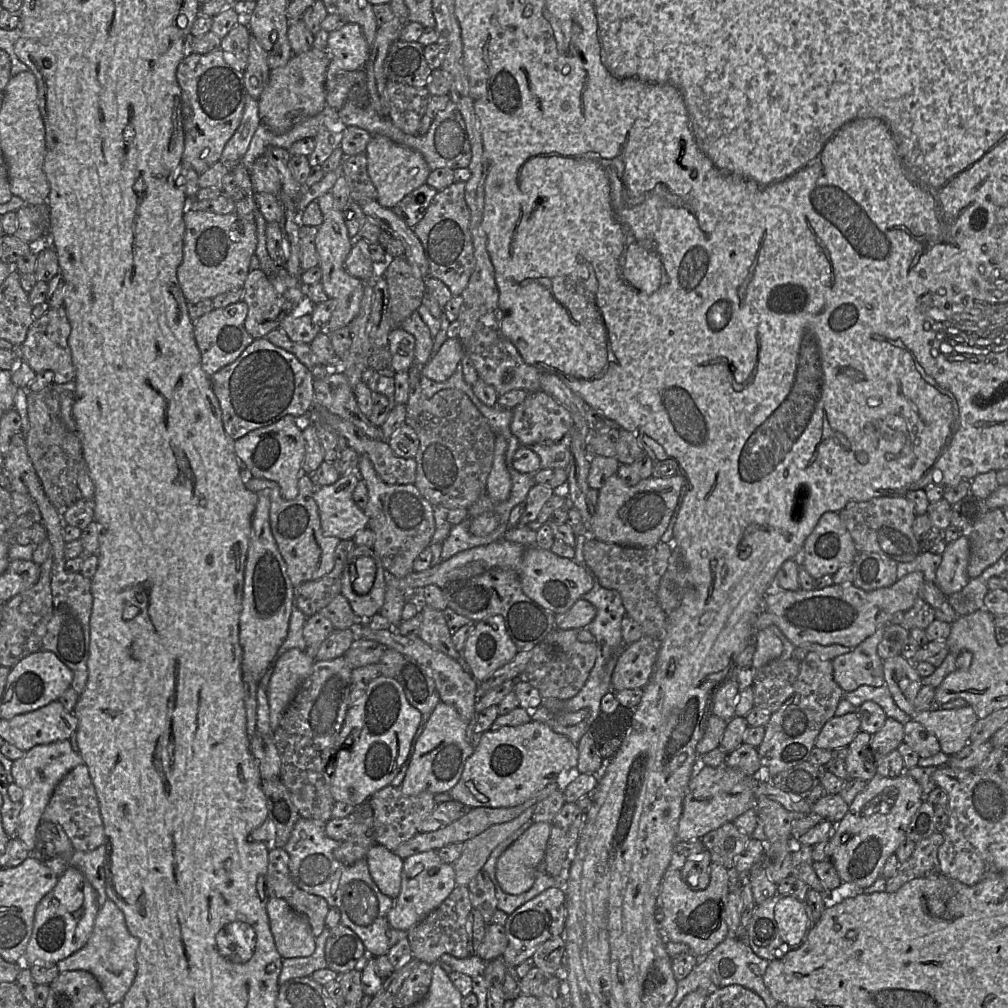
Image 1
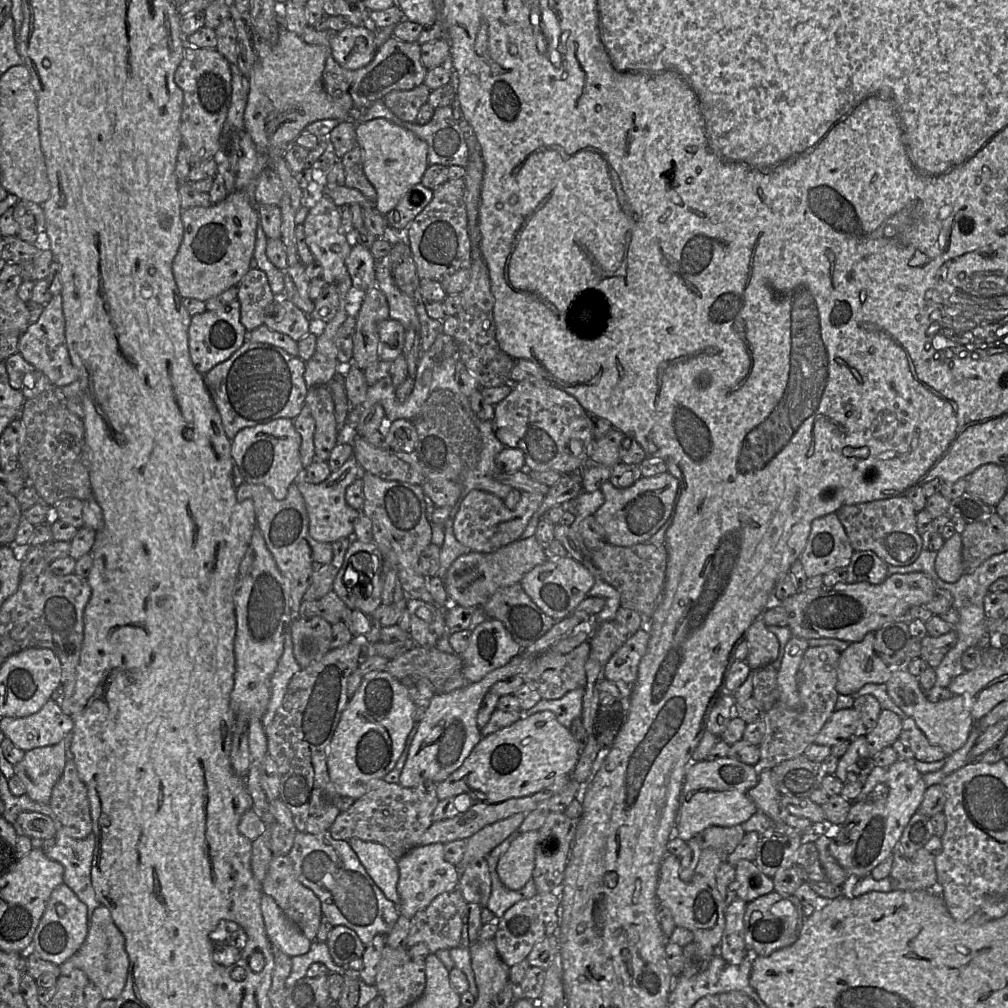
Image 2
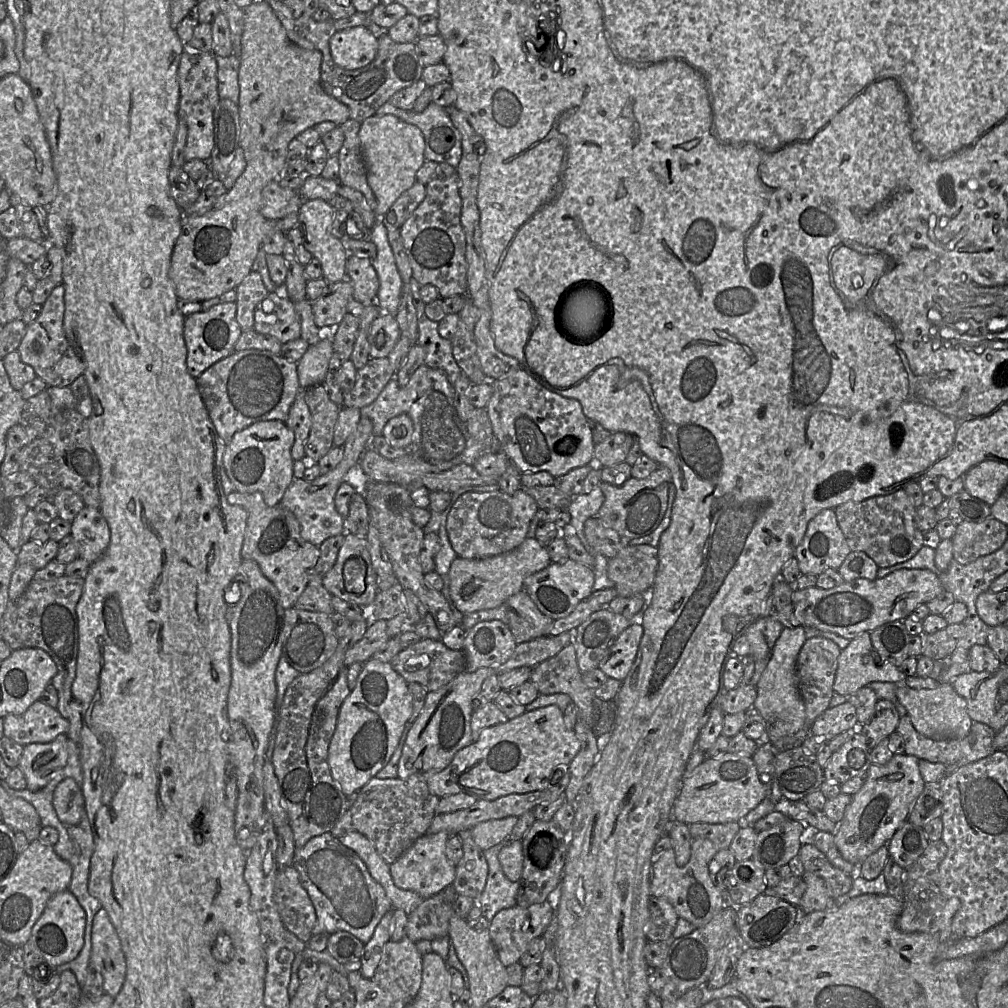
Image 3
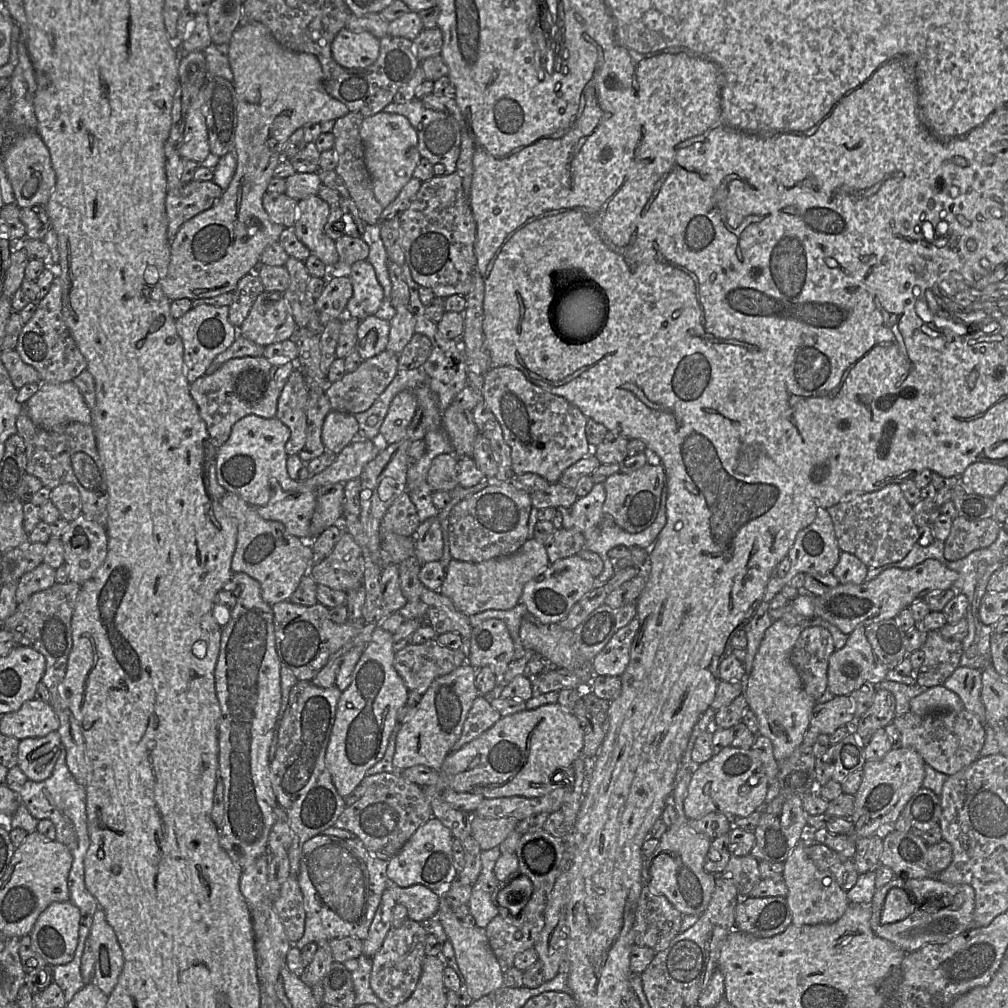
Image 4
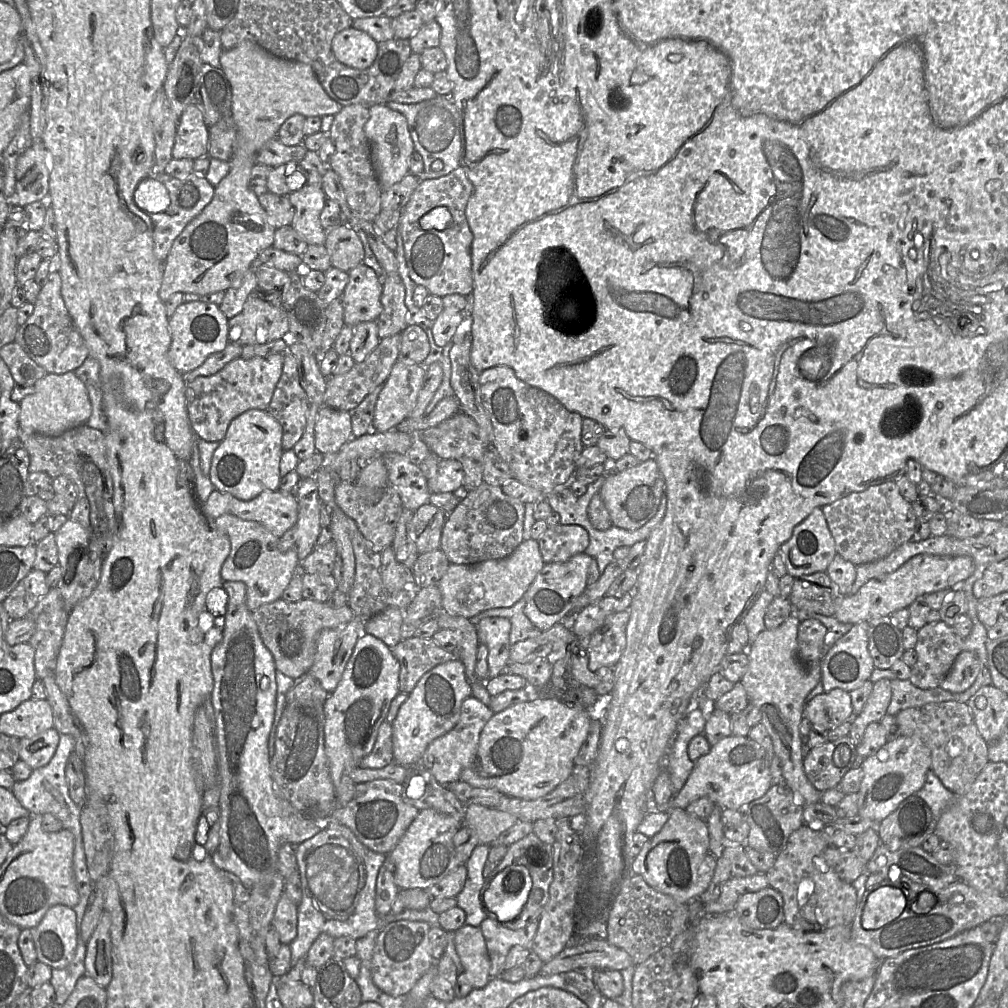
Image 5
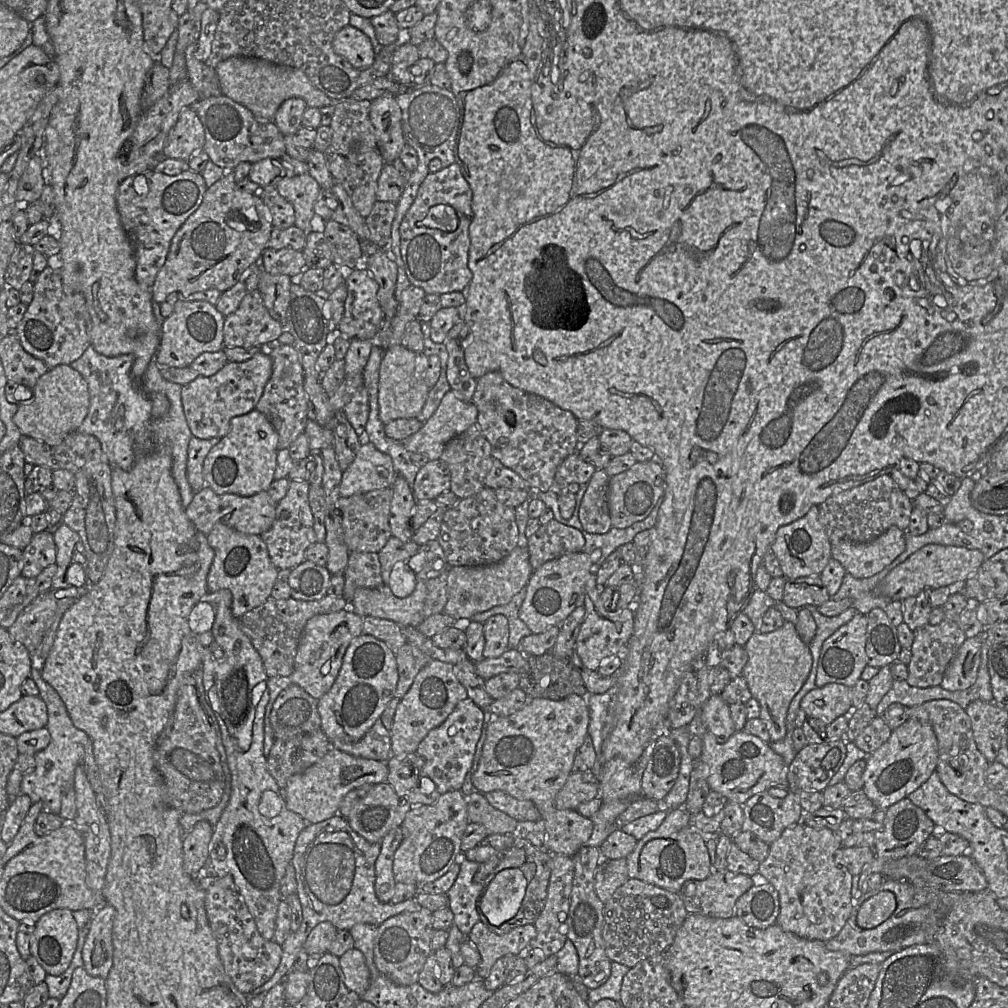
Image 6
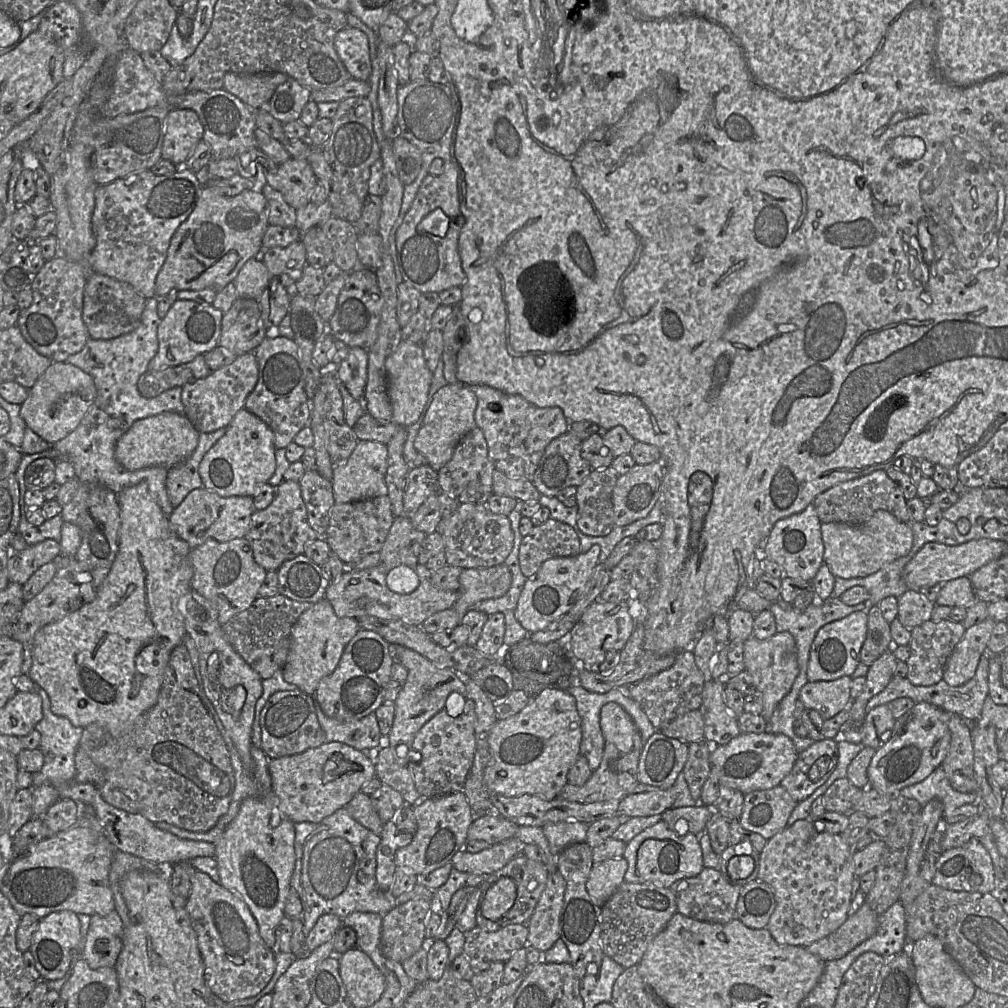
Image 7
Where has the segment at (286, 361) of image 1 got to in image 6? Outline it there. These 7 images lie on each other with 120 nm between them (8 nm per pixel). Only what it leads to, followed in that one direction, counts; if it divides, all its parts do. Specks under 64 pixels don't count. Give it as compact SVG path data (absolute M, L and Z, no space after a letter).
M269 349L243 362L227 362L212 376L199 376L182 387L182 404L193 436L200 439L224 437L231 420L255 409L272 374Z

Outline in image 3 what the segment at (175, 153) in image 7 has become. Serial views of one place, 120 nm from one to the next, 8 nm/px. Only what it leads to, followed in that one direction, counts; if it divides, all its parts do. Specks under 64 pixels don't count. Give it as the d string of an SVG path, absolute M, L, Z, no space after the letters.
M186 50L178 67L180 102L178 116L186 122L187 142L185 159L209 162L214 147L213 112L220 100L217 80L217 61L213 52Z

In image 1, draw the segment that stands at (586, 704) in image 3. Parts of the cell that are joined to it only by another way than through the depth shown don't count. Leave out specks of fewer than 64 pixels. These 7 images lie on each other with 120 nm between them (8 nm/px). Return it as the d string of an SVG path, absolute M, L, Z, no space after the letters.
M554 629L533 648L533 656L518 680L536 688L541 697L568 700L579 693L586 683L597 655L595 642L580 642L574 629Z

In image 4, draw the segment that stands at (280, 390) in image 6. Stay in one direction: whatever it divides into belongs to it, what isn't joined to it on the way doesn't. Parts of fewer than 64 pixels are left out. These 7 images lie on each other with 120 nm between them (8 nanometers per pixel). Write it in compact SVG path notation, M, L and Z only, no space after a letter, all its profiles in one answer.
M294 369L278 399L276 418L290 429L287 455L298 454L307 436L308 389L300 370Z

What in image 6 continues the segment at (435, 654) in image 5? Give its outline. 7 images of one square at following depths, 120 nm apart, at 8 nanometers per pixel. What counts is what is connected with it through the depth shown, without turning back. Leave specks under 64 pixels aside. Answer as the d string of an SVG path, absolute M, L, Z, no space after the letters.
M409 643L400 648L396 654L398 682L394 692L395 698L401 699L407 693L416 675L431 660L431 657Z

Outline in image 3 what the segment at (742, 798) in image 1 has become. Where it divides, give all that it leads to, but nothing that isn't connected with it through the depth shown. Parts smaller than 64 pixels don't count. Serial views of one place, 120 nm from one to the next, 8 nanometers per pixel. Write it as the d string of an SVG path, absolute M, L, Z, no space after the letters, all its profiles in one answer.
M726 752L719 758L707 757L690 777L684 780L675 801L673 820L687 825L737 822L757 807L764 798L766 790L753 758Z

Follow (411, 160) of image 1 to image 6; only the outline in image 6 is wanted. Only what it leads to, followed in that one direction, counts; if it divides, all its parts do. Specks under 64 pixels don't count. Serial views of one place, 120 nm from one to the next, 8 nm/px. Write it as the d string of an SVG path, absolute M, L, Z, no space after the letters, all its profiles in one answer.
M381 96L371 101L369 117L384 162L391 164L399 158L406 144L402 130L402 111L395 96Z

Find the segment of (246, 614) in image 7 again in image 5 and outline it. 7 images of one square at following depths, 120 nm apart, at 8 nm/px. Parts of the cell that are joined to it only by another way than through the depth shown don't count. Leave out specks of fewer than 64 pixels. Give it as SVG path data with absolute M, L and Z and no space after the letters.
M280 598L274 602L263 604L252 613L261 639L273 655L277 671L292 679L309 672L314 662L316 641L321 631L345 626L355 618L354 612L348 605L331 608L327 603L307 599L287 602Z

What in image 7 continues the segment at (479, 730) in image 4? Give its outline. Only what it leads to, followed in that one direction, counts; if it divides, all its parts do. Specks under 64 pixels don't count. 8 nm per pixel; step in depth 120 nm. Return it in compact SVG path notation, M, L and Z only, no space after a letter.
M466 697L464 699L464 709L459 716L451 717L442 709L422 726L409 746L411 751L421 754L419 763L410 760L409 772L423 799L463 791L465 779L474 760L477 723L474 702Z

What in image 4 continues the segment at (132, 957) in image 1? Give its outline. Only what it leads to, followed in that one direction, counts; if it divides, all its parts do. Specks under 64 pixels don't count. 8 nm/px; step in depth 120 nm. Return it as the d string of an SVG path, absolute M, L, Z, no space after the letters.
M100 908L94 913L88 937L95 955L93 983L108 996L118 982L124 959L116 934Z

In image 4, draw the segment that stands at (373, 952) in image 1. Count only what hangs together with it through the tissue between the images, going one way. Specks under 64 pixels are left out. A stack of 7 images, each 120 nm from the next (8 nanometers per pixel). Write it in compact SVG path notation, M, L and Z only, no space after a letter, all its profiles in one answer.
M320 834L307 840L302 848L298 882L304 899L306 913L303 937L294 944L300 951L309 943L328 945L333 939L354 937L364 941L369 933L383 892L387 889L388 861L368 853L356 837L342 839Z

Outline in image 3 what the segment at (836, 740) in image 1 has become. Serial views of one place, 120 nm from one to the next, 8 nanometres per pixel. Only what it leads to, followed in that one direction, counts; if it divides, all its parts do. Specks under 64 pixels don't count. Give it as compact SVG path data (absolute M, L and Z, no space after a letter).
M849 701L829 707L817 717L811 727L811 735L822 740L831 740L840 733L850 730L858 723L856 709Z

